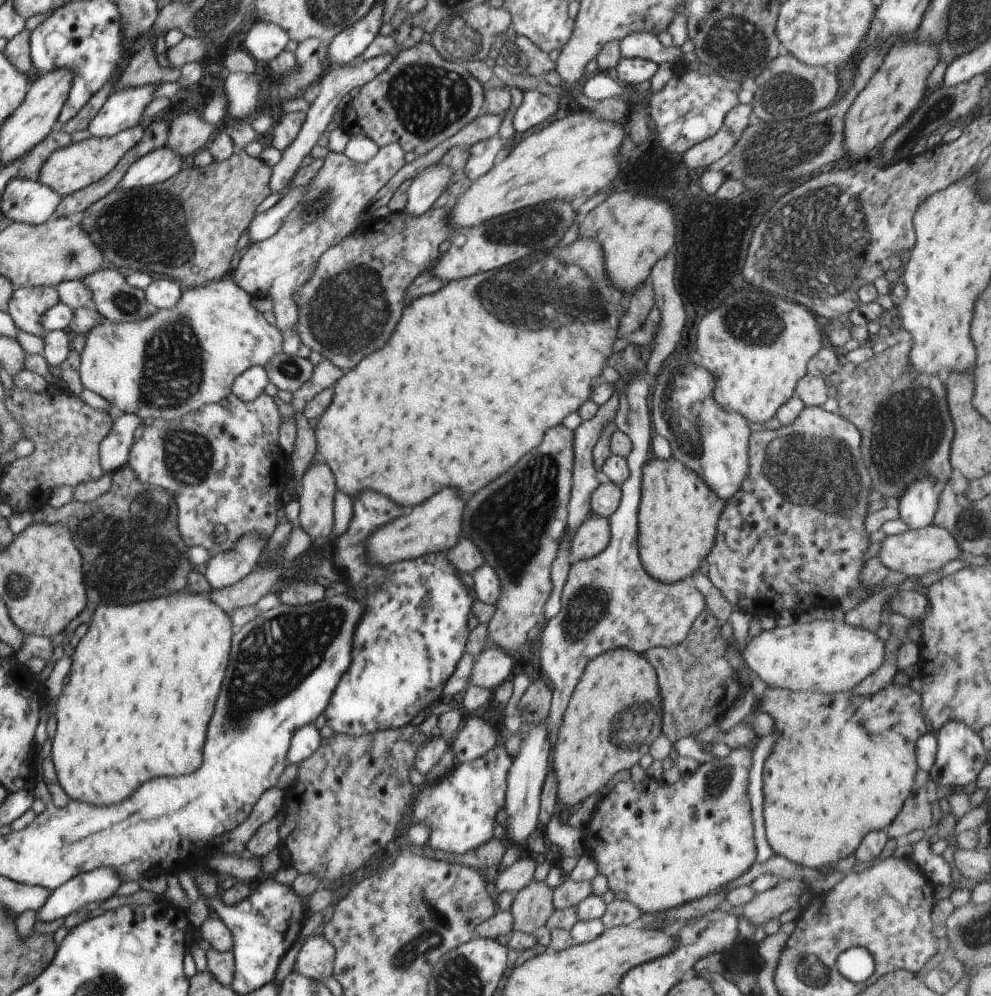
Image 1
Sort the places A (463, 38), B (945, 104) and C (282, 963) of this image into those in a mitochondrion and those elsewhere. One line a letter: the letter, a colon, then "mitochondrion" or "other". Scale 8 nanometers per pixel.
A: mitochondrion
B: mitochondrion
C: other

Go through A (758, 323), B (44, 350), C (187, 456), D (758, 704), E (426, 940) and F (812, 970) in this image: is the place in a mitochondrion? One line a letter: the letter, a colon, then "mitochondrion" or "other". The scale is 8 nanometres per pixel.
A: mitochondrion
B: other
C: mitochondrion
D: other
E: mitochondrion
F: mitochondrion

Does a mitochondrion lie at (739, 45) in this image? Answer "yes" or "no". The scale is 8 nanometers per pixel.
yes

